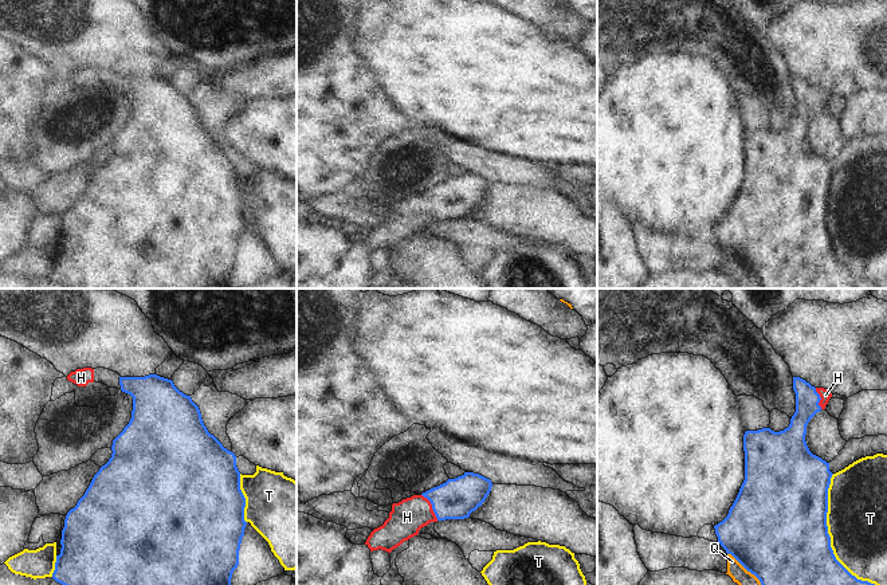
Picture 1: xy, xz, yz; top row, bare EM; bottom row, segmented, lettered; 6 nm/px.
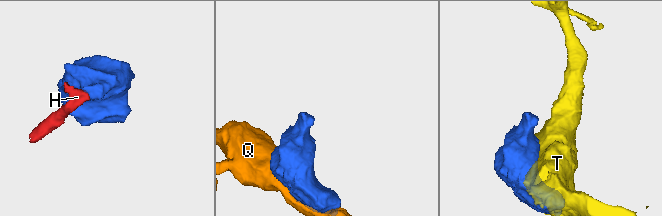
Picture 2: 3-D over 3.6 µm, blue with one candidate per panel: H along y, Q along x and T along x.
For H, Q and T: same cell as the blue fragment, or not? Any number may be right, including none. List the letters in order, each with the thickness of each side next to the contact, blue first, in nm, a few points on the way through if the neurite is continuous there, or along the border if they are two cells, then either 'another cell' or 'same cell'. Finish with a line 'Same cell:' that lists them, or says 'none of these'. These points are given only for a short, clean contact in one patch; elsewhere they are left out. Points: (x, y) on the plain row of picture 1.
H: 240 nm thick on the blue side, 200 nm on the other; runs through xz (456, 197), (432, 207), (422, 208), (407, 216); same cell
Q: 500 nm thick on the blue side, 120 nm on the other; another cell
T: 500 nm thick on the blue side, 360 nm on the other; another cell
Same cell: H

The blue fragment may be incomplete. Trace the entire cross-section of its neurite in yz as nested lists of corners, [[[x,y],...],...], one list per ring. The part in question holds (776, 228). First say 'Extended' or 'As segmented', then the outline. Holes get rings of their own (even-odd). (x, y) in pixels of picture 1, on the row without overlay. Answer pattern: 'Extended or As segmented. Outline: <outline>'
Extended. Outline: [[[793,76],[793,90],[796,111],[788,127],[780,131],[762,127],[743,134],[745,180],[727,216],[714,225],[718,243],[754,274],[764,288],[879,288],[875,283],[857,279],[836,259],[827,225],[828,188],[833,173],[829,162],[813,154],[805,141],[808,122],[825,109],[832,93],[800,76]]]

